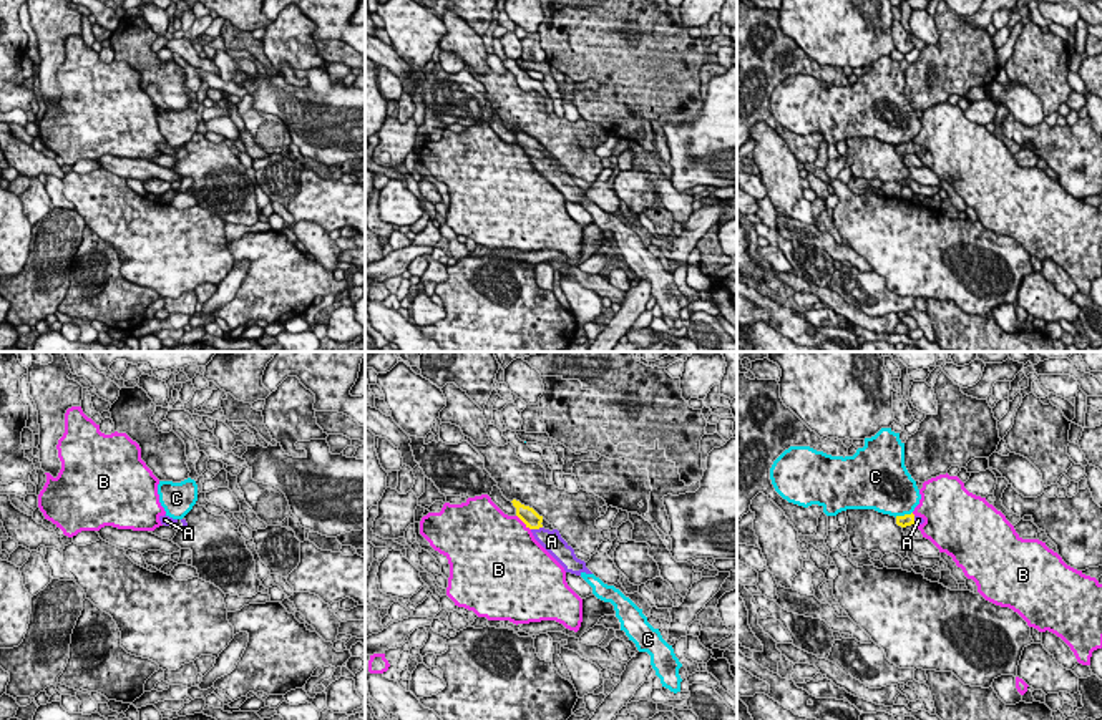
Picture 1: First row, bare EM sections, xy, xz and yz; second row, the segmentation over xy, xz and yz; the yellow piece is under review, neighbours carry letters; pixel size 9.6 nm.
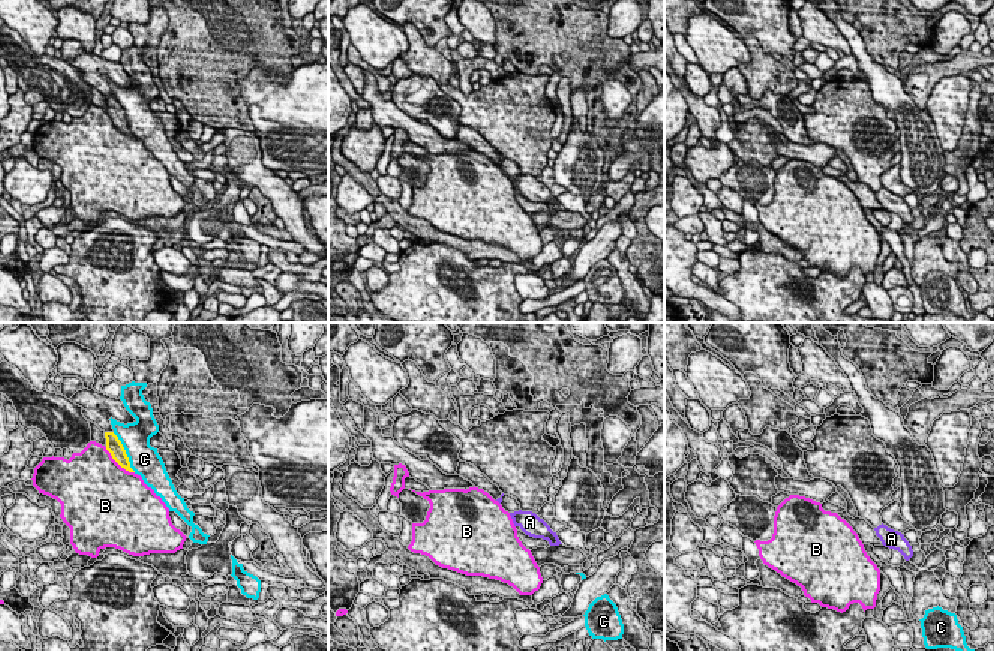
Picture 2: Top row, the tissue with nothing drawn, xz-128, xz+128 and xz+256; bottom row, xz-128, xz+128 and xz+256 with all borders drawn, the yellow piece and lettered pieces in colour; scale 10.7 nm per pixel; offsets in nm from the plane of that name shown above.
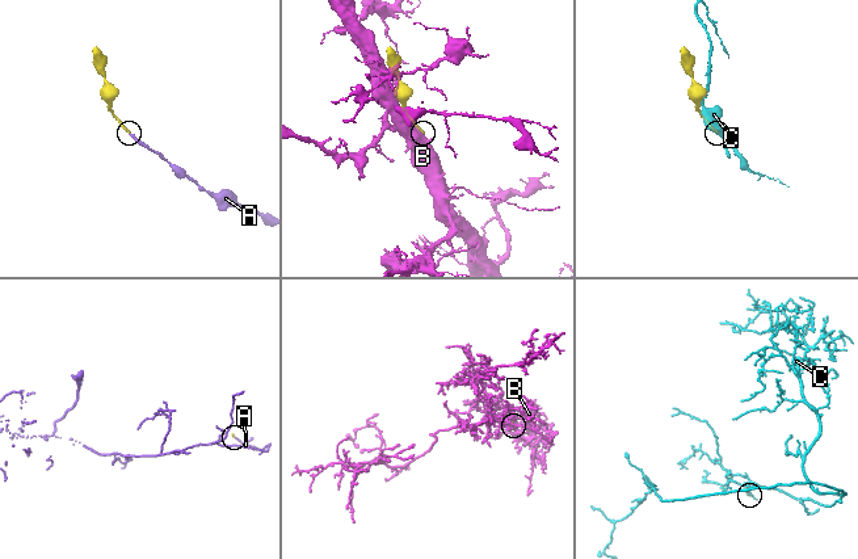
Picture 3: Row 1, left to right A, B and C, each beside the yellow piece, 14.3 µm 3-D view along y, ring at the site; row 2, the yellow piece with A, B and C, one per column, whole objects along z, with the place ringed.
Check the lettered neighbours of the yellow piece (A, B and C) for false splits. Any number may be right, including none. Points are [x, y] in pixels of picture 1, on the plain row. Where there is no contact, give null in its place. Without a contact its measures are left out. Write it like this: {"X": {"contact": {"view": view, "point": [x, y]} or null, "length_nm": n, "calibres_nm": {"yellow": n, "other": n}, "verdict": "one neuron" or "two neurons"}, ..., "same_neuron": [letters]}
{"A": {"contact": {"view": "xz", "point": [536, 156]}, "length_nm": 120, "calibres_nm": {"yellow": 160, "other": 200}, "verdict": "one neuron"}, "B": {"contact": {"view": "xz", "point": [523, 150]}, "length_nm": 200, "calibres_nm": {"yellow": 160, "other": 480}, "verdict": "two neurons"}, "C": {"contact": {"view": "yz", "point": [905, 143]}, "length_nm": 180, "calibres_nm": {"yellow": 120, "other": 440}, "verdict": "two neurons"}, "same_neuron": ["A"]}

